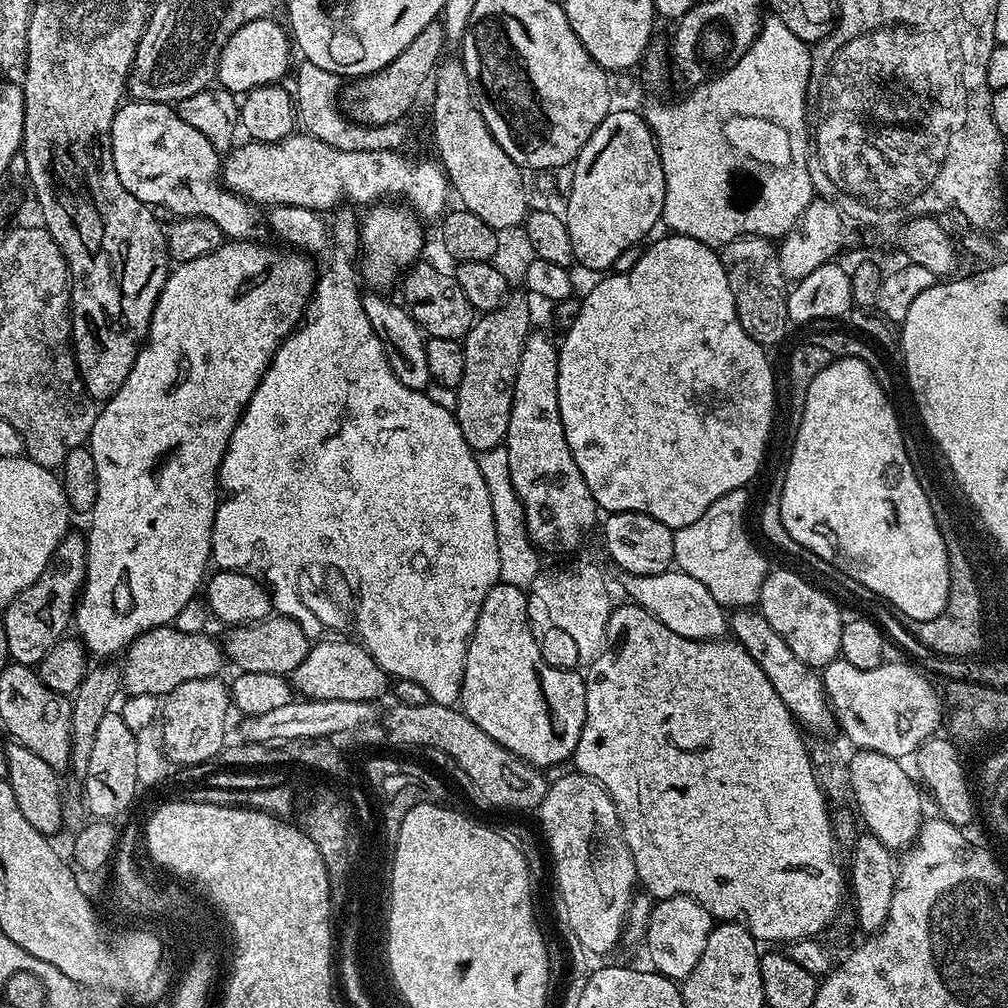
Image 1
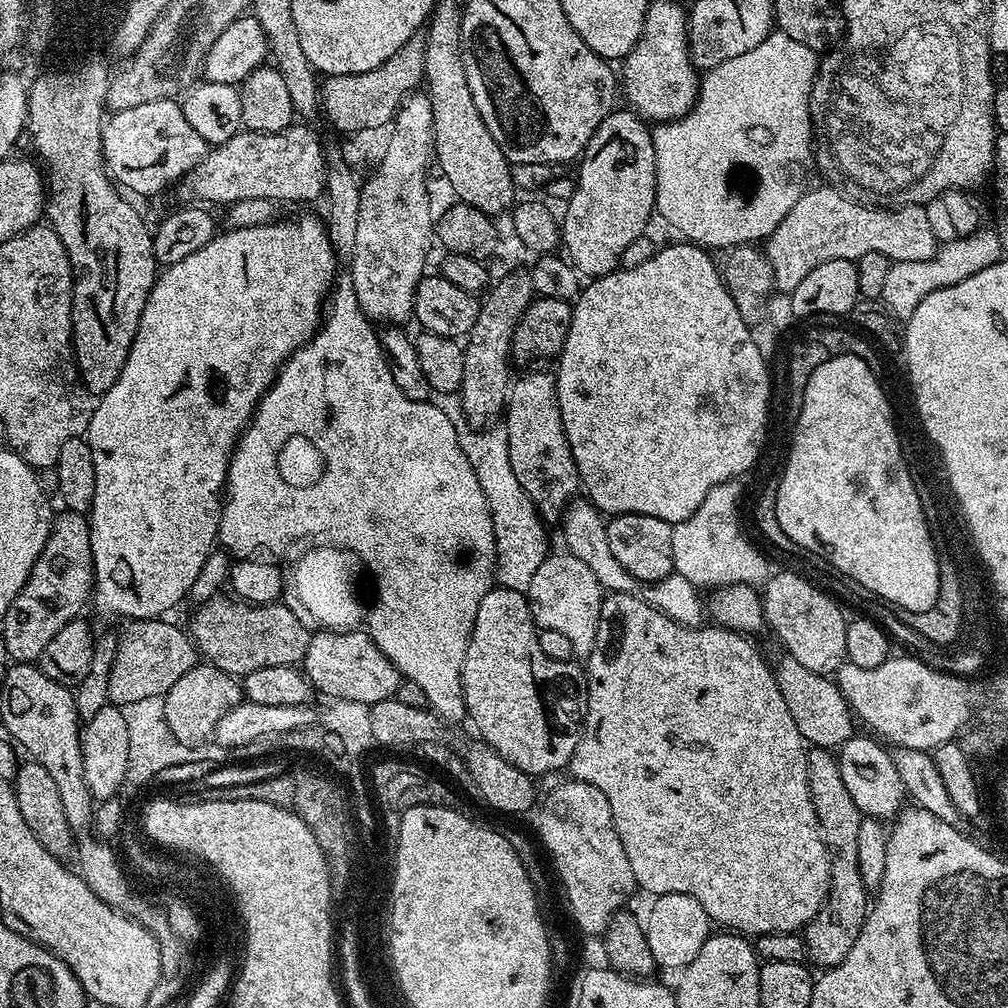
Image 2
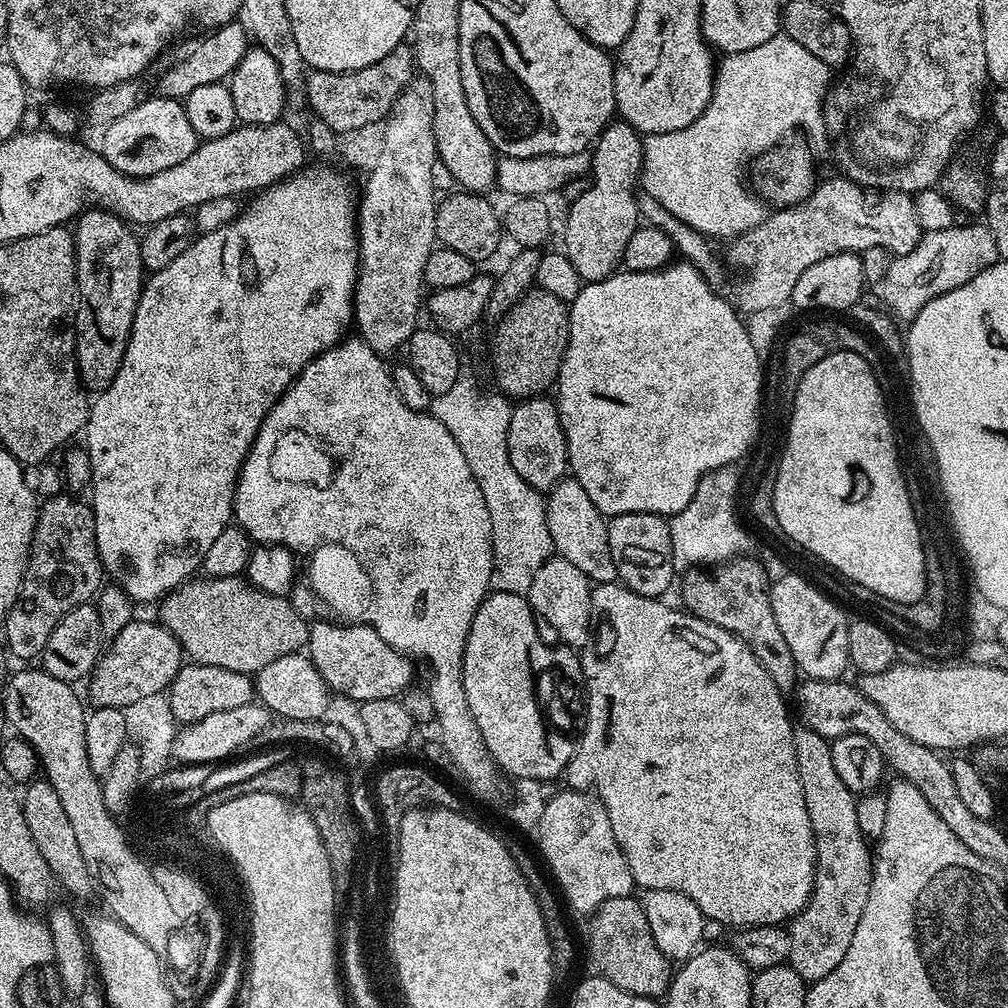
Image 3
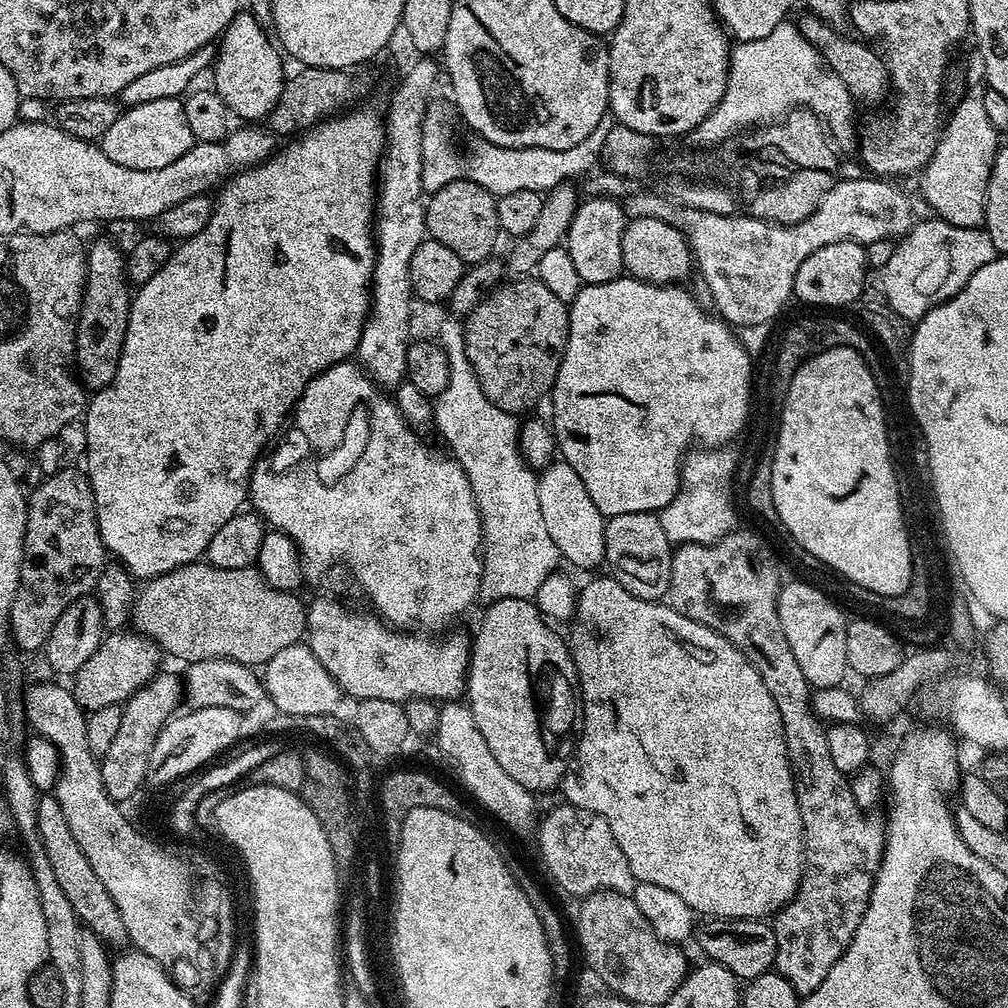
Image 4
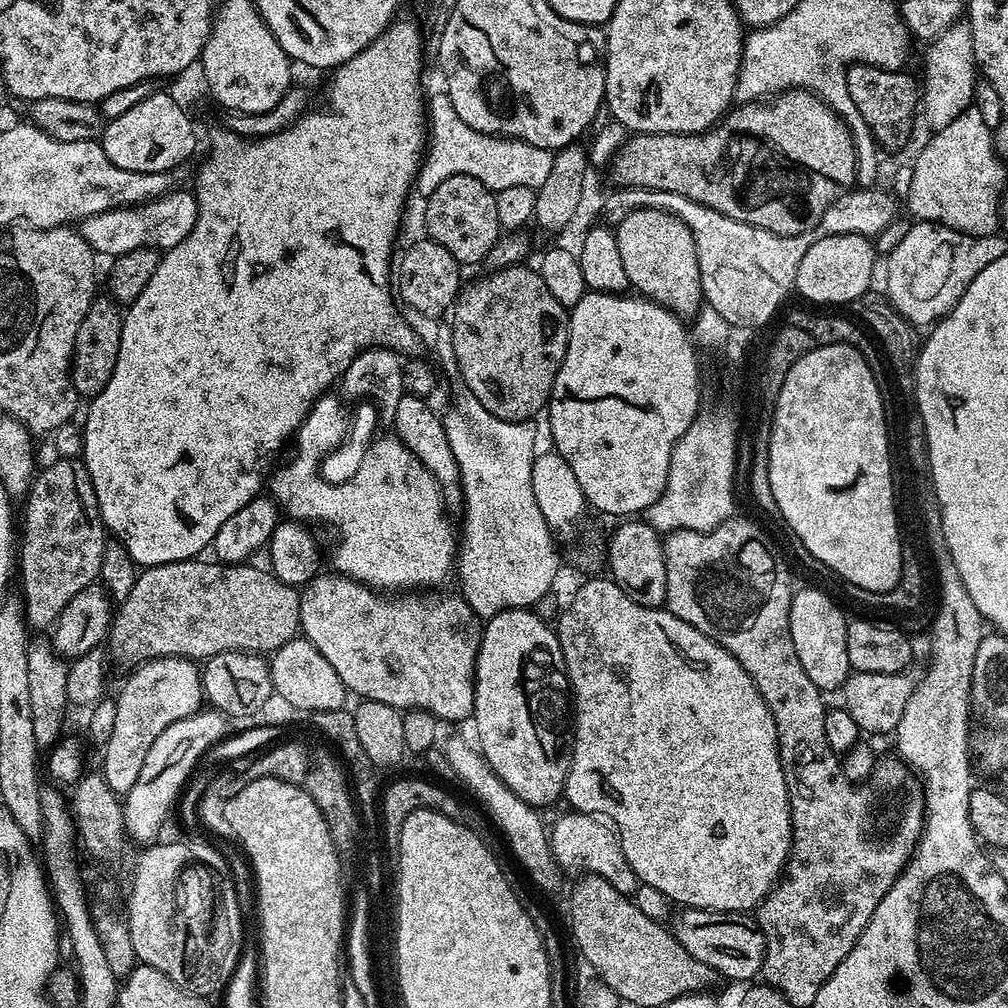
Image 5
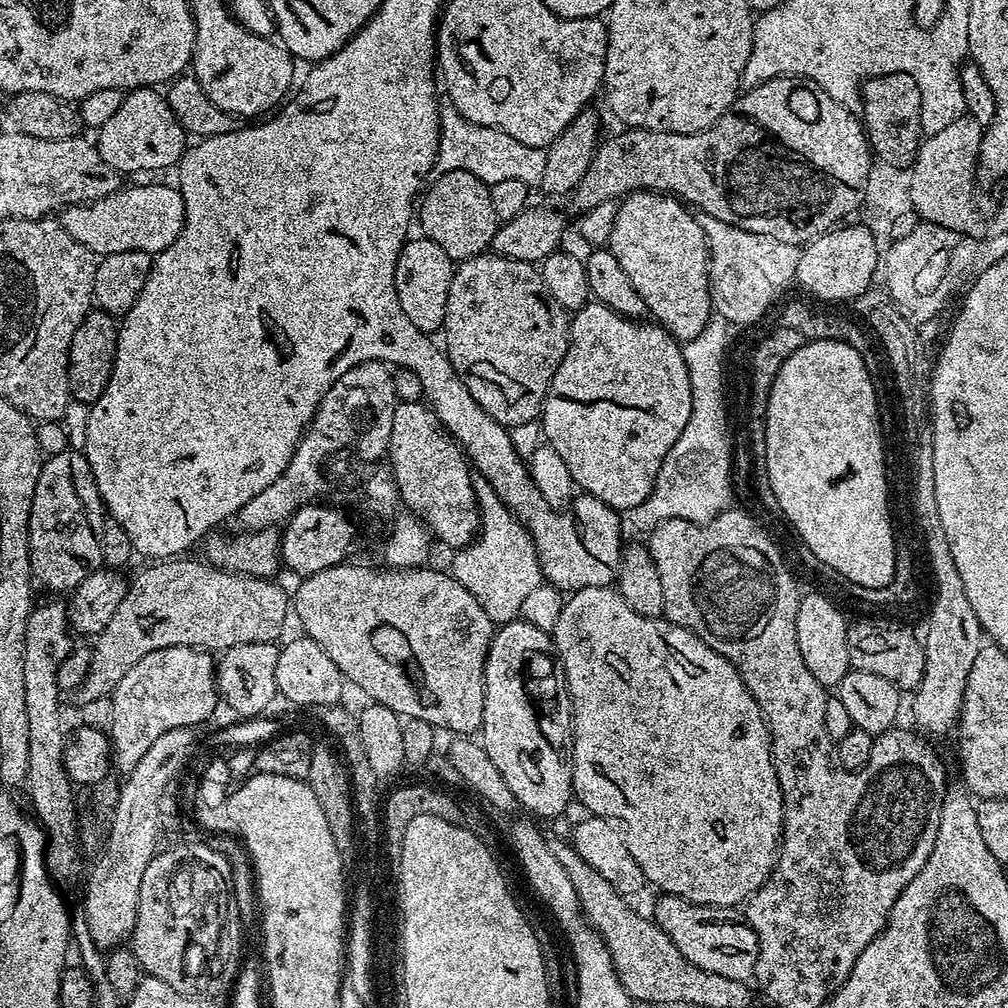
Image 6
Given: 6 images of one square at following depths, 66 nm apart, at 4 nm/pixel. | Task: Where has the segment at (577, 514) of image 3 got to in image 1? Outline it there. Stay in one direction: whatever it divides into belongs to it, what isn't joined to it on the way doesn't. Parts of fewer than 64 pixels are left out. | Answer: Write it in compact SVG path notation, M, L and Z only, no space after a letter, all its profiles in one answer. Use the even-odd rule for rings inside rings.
M669 570L662 574L650 574L649 576L625 575L624 592L631 603L646 609L662 626L674 630L674 634L682 634L682 638L691 640L718 640L729 631L730 620L726 615L725 605L719 604L698 582L698 578L690 578L690 574L679 570Z

